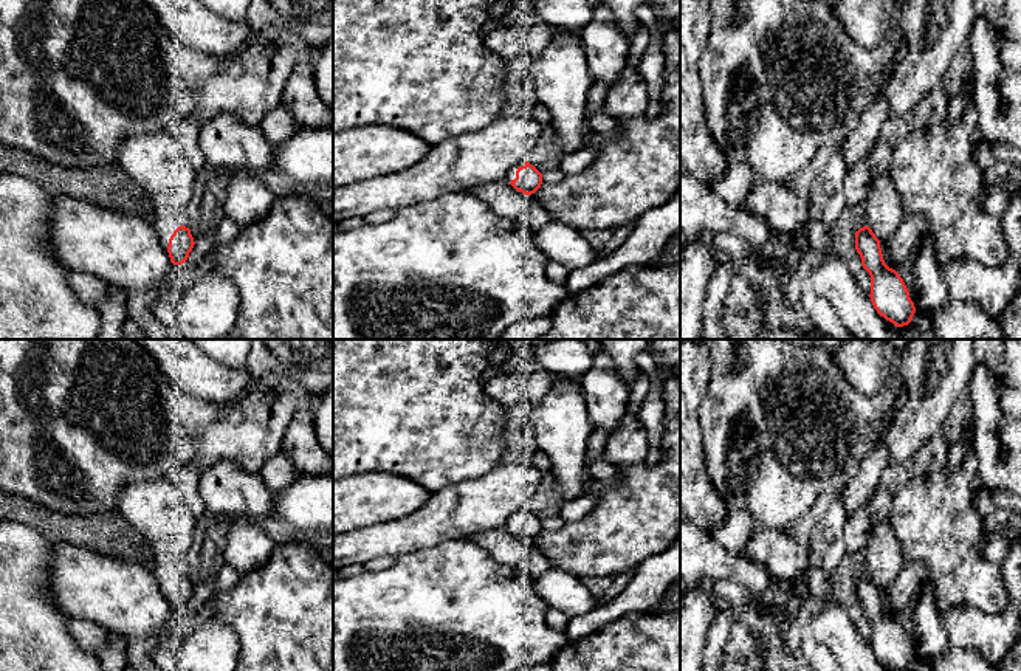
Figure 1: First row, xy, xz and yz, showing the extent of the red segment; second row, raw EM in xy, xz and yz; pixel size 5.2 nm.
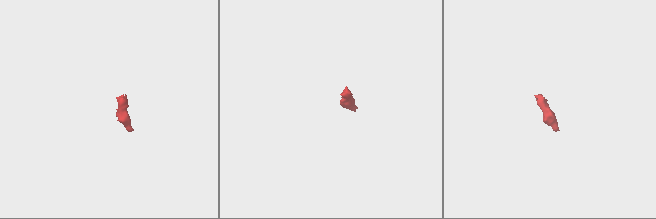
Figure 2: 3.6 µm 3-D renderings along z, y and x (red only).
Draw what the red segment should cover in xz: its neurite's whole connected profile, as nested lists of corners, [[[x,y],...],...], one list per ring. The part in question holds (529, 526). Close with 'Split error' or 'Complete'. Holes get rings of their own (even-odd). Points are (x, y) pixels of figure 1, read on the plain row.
[[[522,508],[510,518],[505,528],[510,530],[516,538],[531,542],[541,535],[542,521],[528,508]]]. Split error

